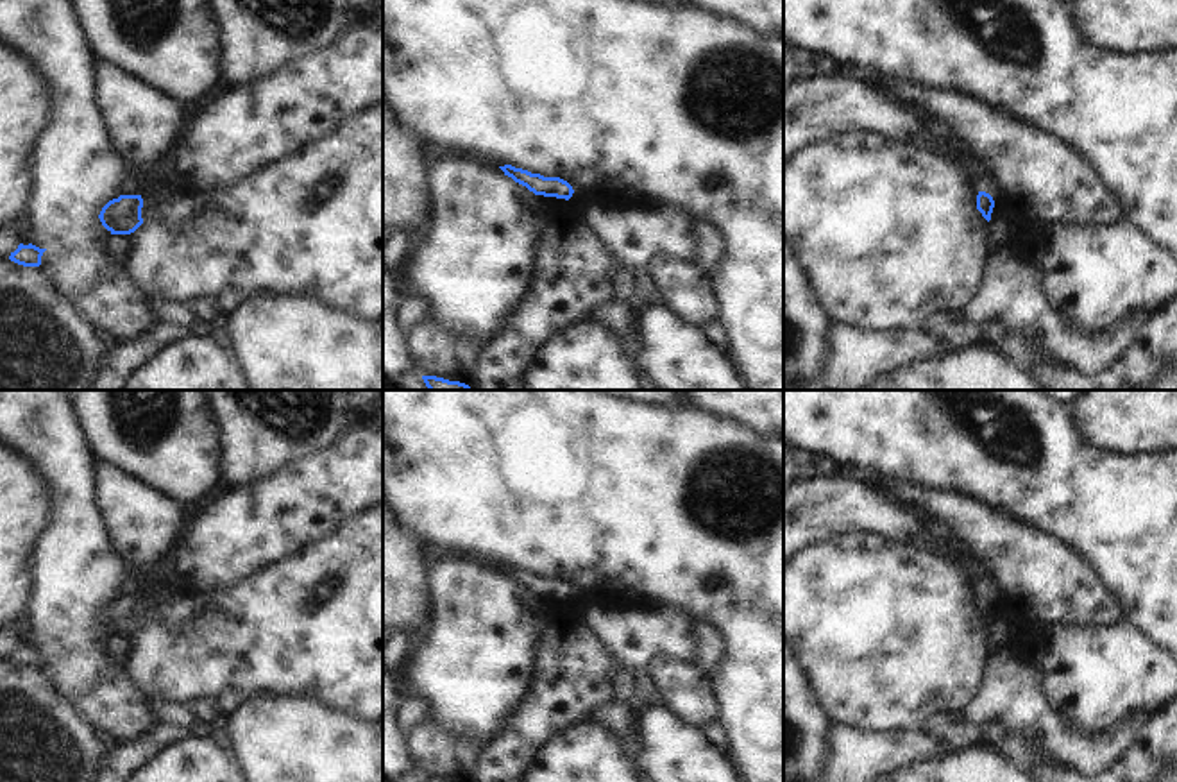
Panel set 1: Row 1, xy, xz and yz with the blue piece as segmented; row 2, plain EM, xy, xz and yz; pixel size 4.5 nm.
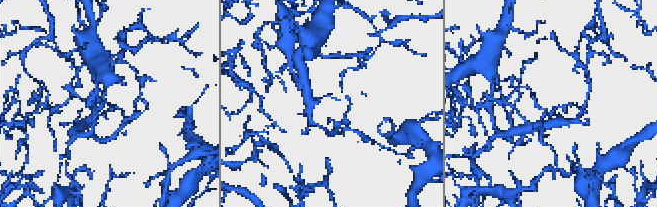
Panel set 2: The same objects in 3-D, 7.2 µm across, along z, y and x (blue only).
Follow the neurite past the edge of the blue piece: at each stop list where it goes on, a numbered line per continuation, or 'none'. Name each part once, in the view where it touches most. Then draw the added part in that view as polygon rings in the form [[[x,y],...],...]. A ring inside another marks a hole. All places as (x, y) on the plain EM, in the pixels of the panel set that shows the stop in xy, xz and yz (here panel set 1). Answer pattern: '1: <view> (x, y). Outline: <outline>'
1: yz (986, 584). Outline: [[[978,571],[978,574],[975,576],[978,585],[982,587],[982,592],[993,596],[998,589],[993,585],[993,582],[989,578],[984,576],[982,571]]]

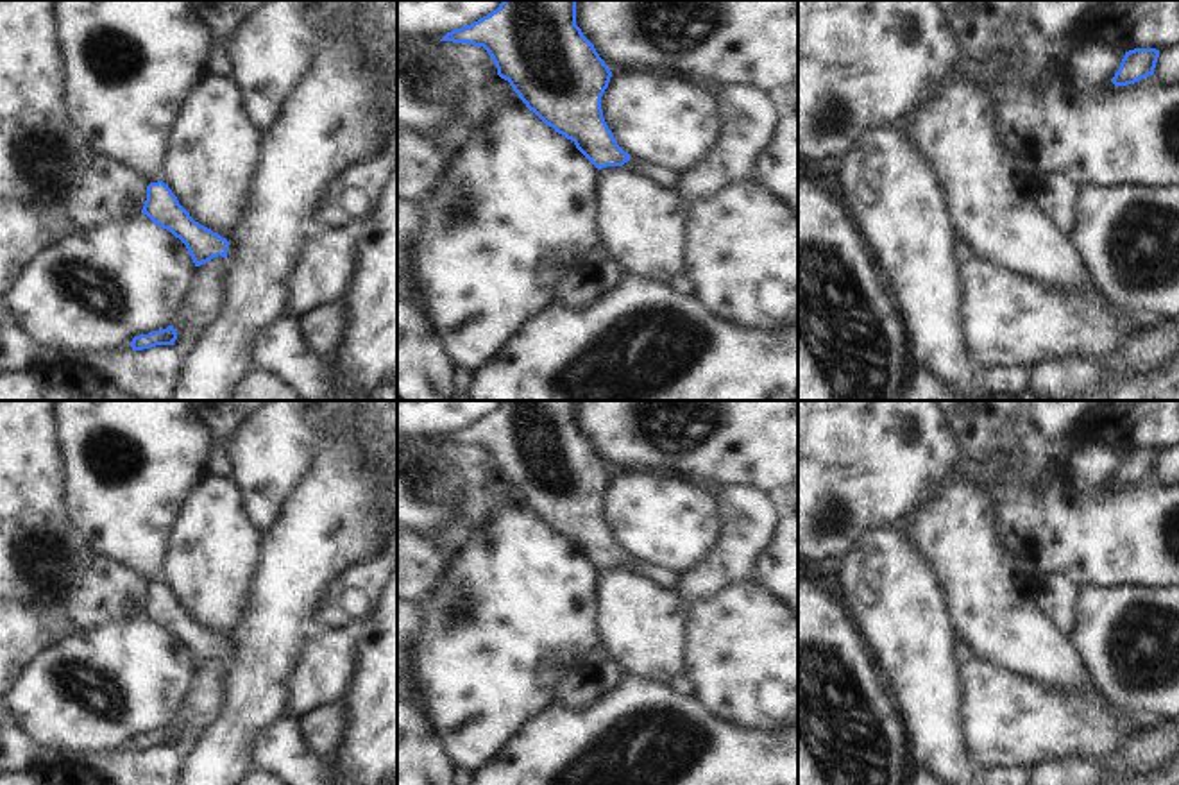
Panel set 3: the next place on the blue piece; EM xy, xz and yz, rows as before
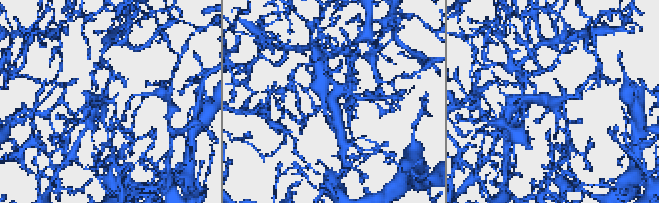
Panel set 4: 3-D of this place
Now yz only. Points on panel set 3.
none

